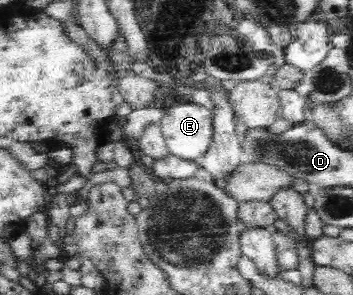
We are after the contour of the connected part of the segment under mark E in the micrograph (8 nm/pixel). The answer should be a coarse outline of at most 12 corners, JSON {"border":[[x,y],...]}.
{"border":[[183,101],[160,122],[169,154],[201,163],[213,140],[205,106]]}

